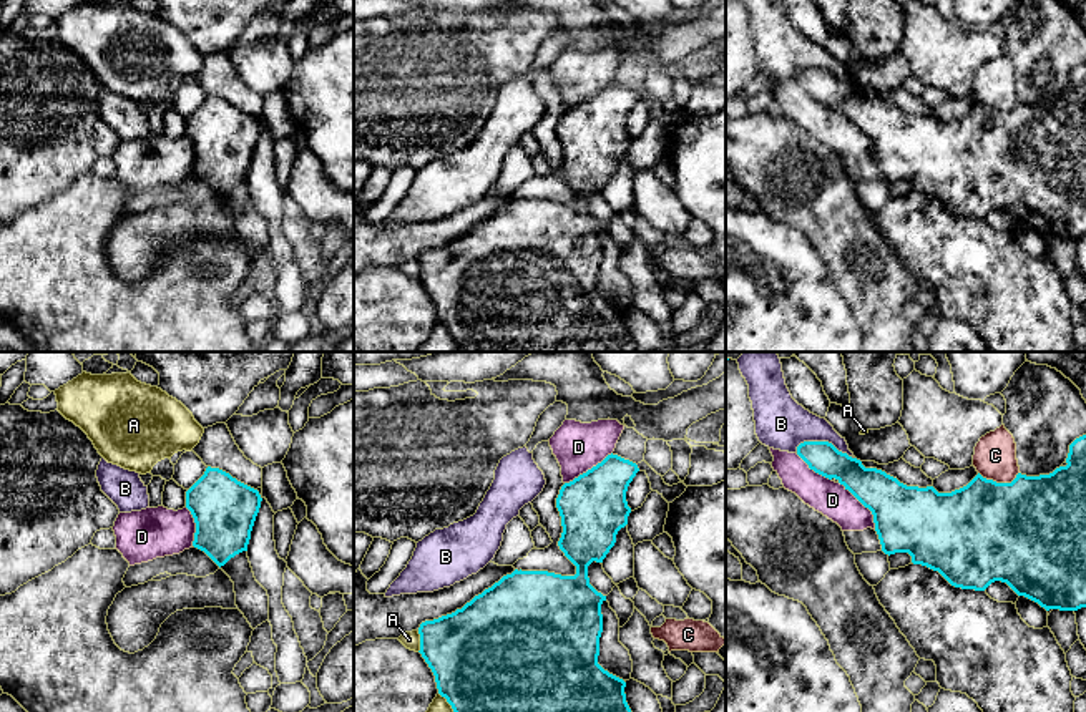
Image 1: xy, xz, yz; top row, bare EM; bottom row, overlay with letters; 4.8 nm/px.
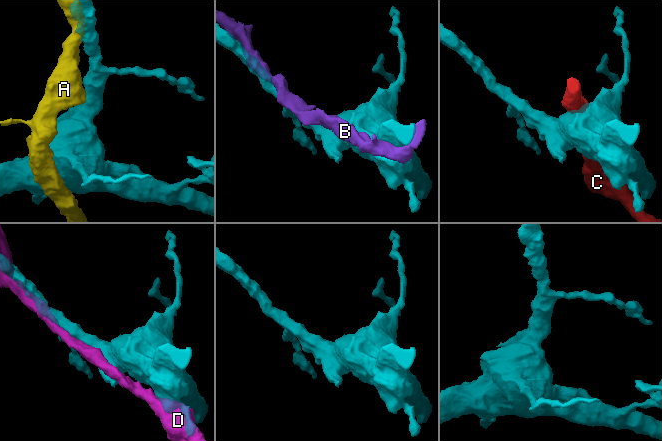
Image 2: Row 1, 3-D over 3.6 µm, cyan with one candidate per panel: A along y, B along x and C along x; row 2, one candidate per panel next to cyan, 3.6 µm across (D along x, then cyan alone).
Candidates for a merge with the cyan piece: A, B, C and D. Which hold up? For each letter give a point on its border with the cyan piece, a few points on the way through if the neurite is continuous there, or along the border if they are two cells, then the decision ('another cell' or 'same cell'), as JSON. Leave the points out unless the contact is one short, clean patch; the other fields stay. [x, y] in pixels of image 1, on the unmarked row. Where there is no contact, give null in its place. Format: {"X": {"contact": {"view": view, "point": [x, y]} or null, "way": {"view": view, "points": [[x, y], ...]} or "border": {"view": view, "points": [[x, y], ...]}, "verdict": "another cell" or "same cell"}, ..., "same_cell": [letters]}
{"A": {"contact": {"view": "xz", "point": [420, 269]}, "verdict": "another cell"}, "B": {"contact": {"view": "yz", "point": [826, 70]}, "verdict": "another cell"}, "C": {"contact": {"view": "yz", "point": [998, 112]}, "verdict": "another cell"}, "D": {"contact": {"view": "yz", "point": [864, 133]}, "verdict": "another cell"}, "same_cell": []}

